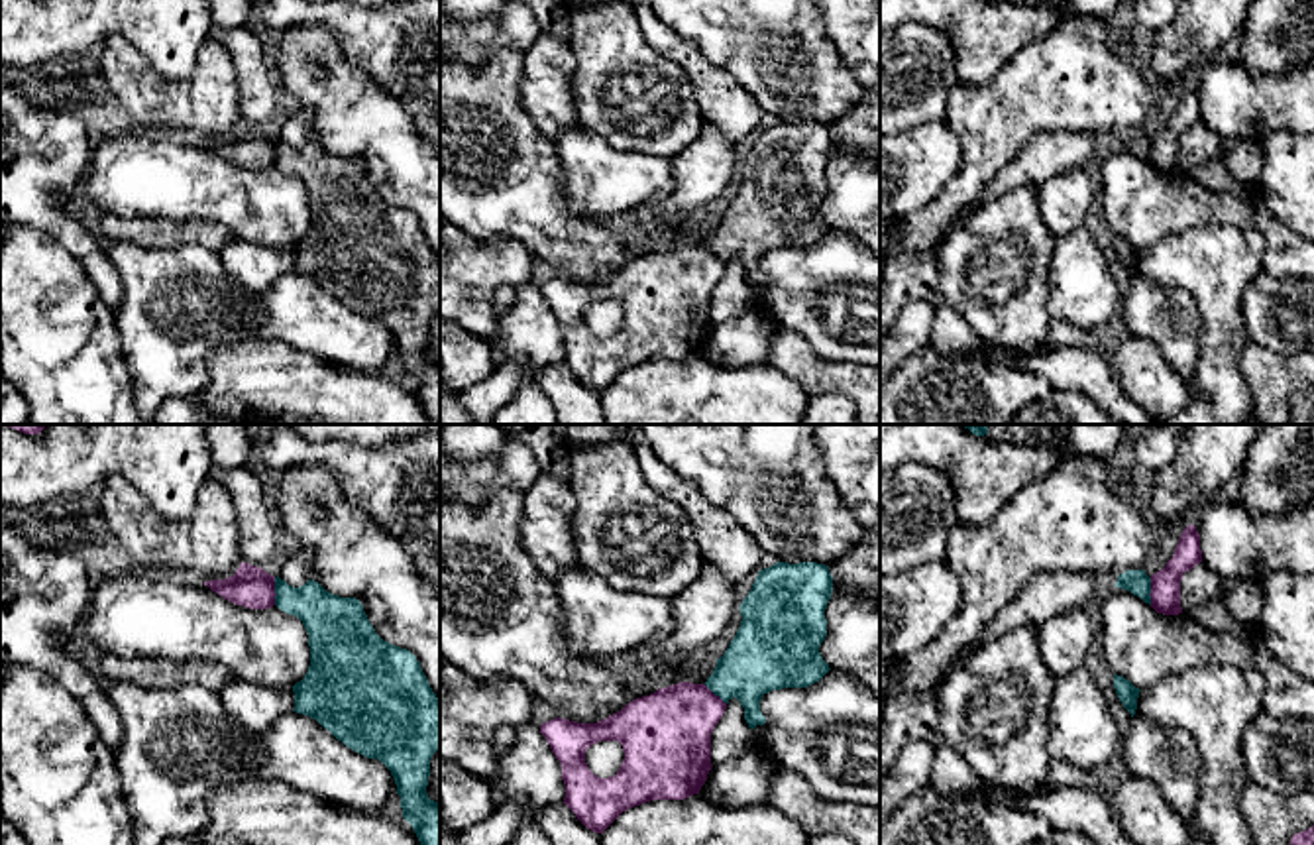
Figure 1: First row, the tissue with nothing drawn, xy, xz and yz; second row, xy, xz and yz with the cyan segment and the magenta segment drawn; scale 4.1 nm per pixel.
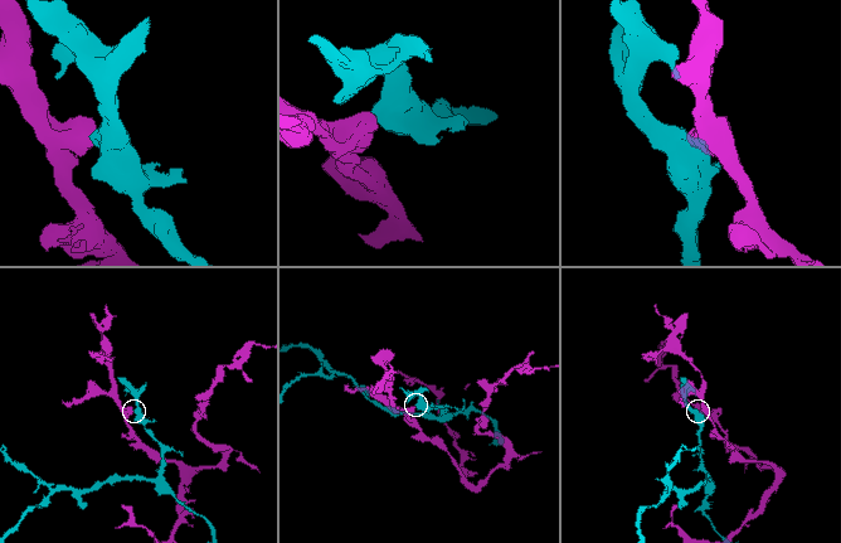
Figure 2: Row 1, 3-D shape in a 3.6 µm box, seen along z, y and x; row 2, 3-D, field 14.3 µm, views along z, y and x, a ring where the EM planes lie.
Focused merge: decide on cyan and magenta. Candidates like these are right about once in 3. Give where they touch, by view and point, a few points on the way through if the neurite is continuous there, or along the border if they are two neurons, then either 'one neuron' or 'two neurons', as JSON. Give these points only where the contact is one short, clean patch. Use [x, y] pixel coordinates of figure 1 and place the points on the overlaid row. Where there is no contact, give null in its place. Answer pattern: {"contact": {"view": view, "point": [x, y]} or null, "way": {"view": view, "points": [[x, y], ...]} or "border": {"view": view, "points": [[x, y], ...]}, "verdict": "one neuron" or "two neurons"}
{"contact": {"view": "xy", "point": [275, 592]}, "border": {"view": "xy", "points": [[273, 578], [275, 604]]}, "verdict": "two neurons"}

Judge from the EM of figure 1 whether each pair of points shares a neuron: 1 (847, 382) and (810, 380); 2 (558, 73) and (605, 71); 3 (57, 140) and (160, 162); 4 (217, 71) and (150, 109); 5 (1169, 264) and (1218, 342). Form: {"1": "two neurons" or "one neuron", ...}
{"1": "one neuron", "2": "two neurons", "3": "two neurons", "4": "one neuron", "5": "one neuron"}

